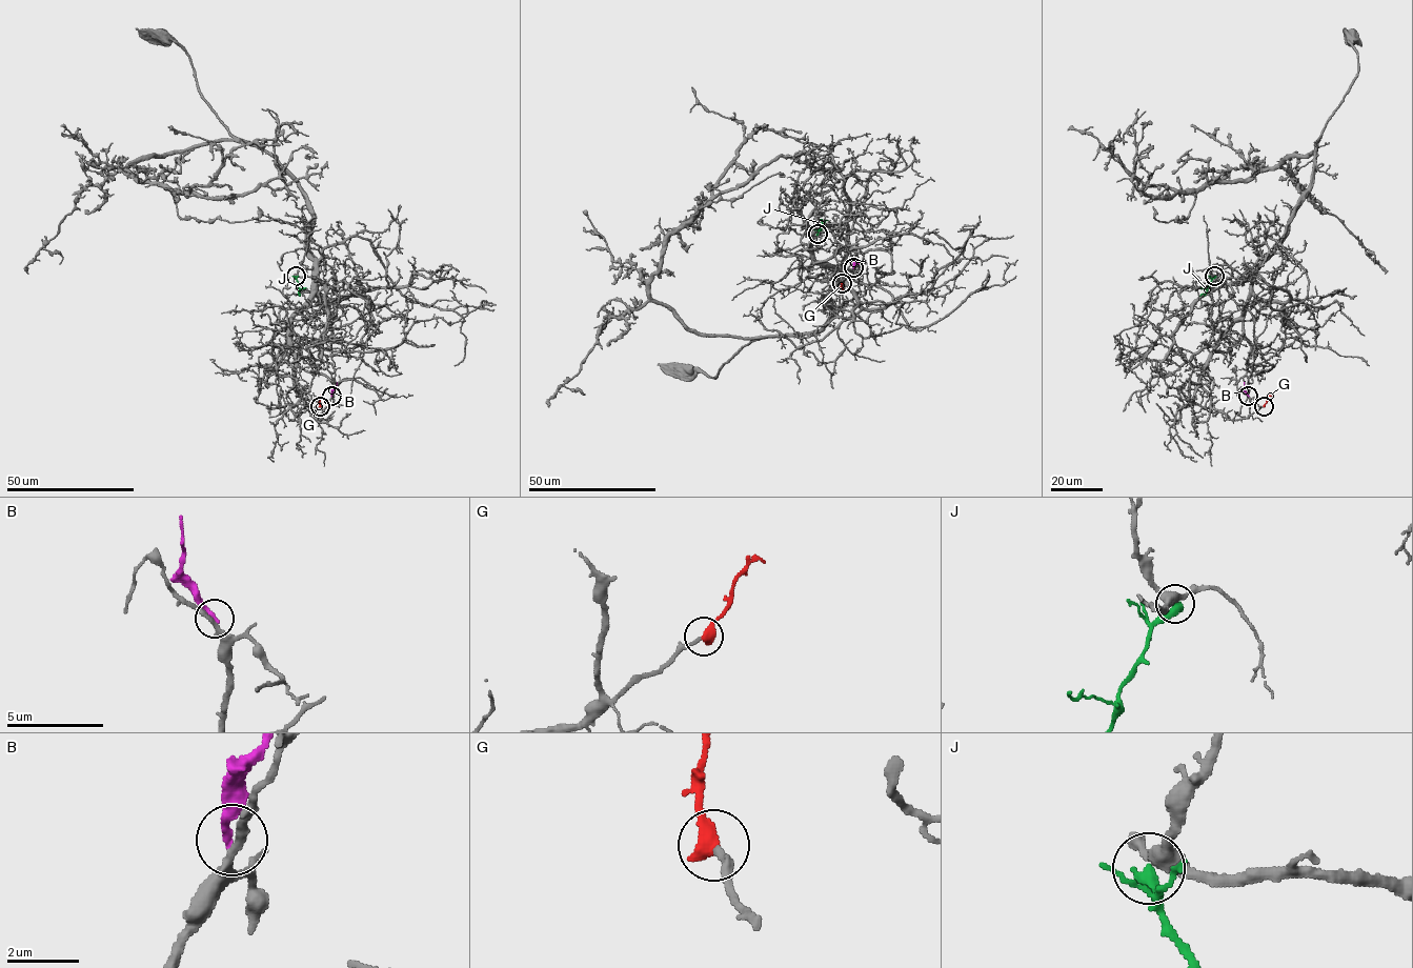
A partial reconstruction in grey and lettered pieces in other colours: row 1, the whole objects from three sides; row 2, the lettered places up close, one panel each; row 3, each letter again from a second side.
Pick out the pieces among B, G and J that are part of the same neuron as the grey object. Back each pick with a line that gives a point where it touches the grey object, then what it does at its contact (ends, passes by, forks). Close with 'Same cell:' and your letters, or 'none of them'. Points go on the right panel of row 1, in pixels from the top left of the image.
G: (1264, 406) | it ends
Same cell: G

